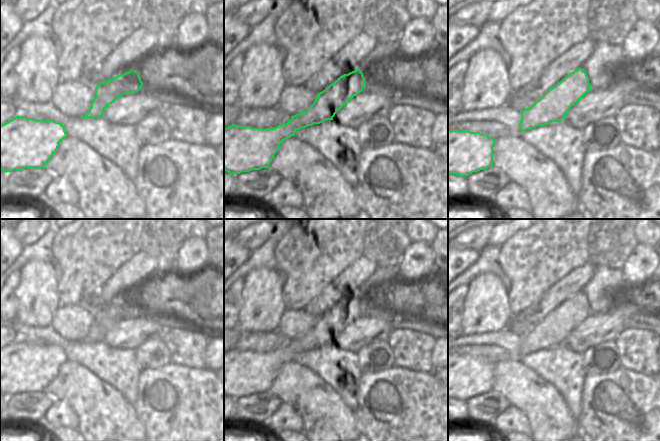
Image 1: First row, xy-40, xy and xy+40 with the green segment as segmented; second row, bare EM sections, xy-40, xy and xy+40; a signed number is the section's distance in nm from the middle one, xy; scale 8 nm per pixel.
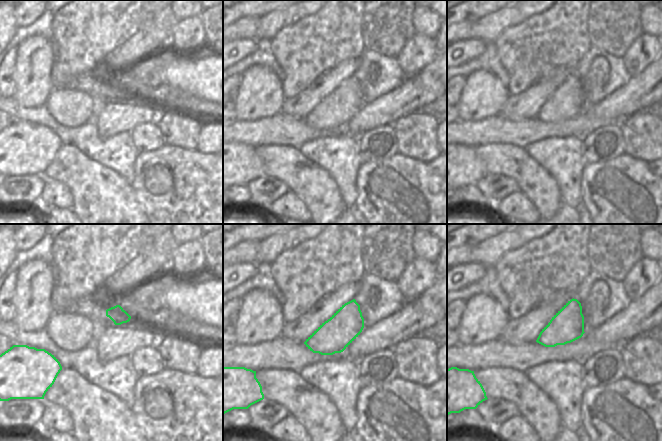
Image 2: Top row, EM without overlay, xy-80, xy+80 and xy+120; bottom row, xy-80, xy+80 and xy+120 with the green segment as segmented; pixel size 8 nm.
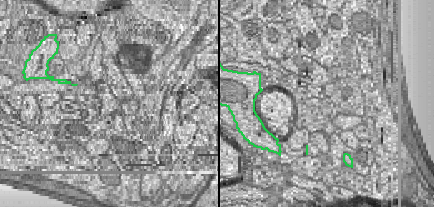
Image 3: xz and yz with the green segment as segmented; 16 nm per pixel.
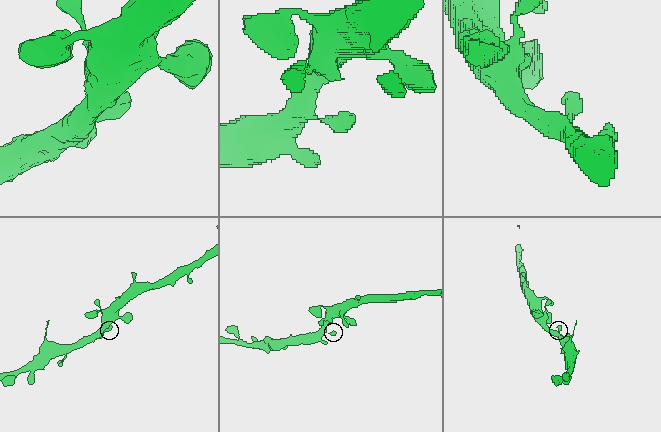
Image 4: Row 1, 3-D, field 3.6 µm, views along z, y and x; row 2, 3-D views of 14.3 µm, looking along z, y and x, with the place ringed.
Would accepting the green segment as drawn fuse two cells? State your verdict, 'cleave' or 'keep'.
keep

